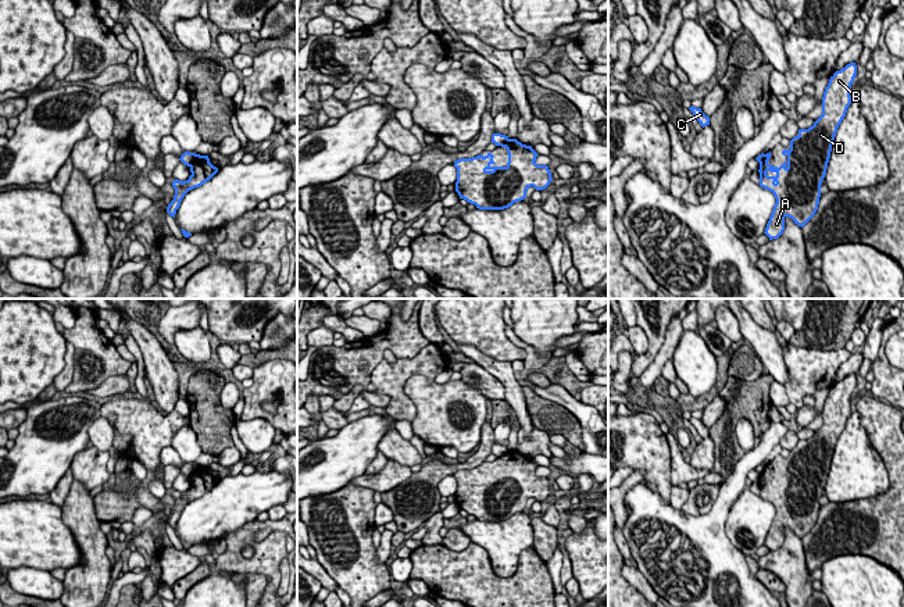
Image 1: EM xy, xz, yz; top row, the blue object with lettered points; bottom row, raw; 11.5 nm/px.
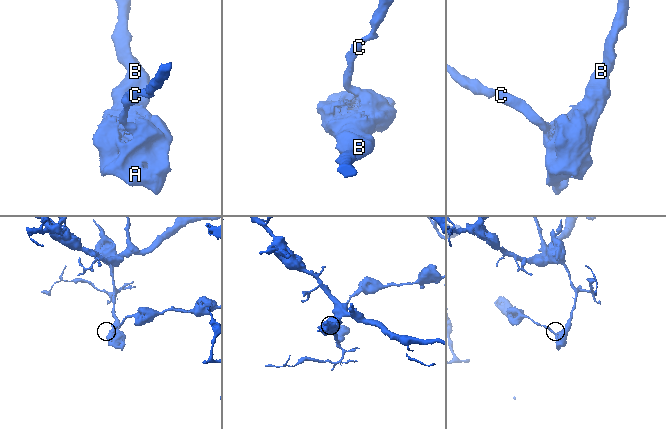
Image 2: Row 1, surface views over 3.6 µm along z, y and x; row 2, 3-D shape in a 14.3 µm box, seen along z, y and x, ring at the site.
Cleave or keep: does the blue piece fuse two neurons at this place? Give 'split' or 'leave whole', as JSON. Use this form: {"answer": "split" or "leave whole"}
{"answer": "split"}

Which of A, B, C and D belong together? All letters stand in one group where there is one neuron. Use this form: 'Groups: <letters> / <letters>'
Groups: A B D / C

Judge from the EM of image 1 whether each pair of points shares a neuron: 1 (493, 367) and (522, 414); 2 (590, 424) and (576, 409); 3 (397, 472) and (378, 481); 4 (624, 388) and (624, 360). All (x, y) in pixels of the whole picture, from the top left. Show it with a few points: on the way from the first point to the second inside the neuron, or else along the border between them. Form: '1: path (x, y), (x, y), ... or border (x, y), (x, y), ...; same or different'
1: path (506, 378), (513, 388), (517, 402); same
2: path (588, 420), (581, 413); same
3: path (393, 474), (382, 481); same
4: path (624, 381), (624, 367); same

